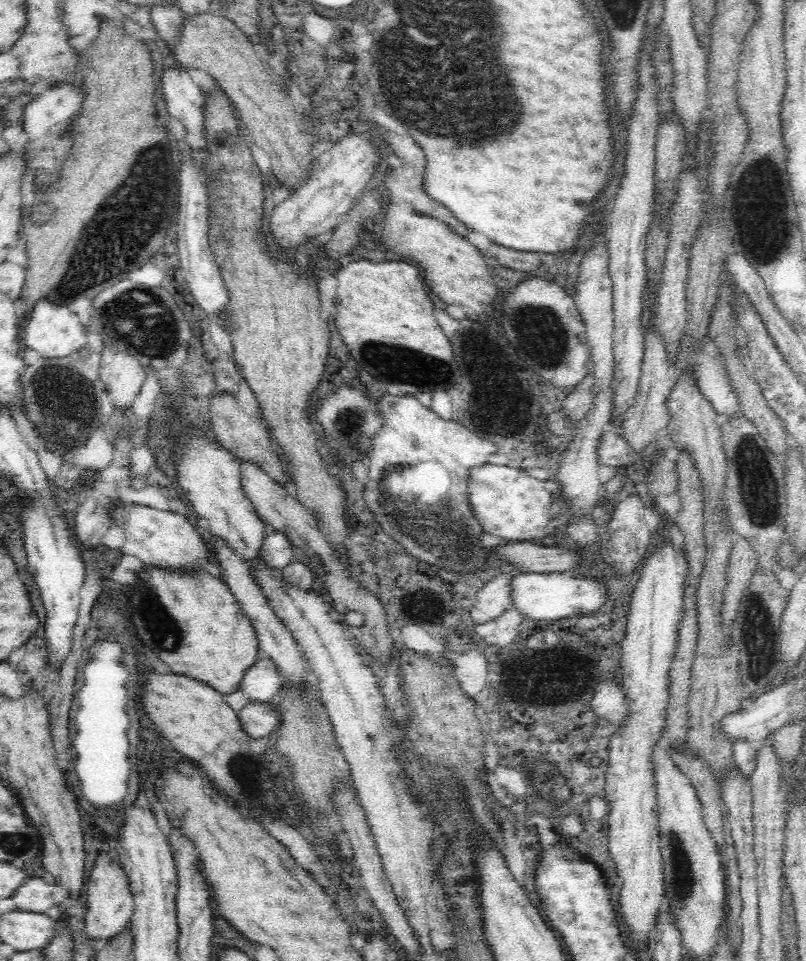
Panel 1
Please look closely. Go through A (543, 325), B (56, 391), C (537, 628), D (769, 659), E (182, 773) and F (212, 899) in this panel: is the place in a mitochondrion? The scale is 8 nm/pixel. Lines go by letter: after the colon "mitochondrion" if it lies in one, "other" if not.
A: mitochondrion
B: mitochondrion
C: other
D: other
E: other
F: other

